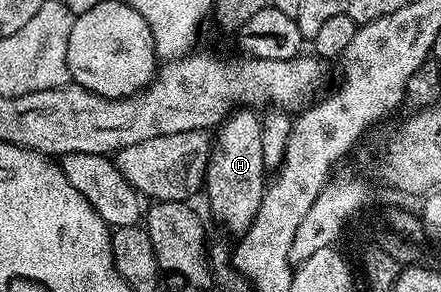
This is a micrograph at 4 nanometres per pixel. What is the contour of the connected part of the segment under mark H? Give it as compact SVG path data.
M235 109L230 117L217 127L216 149L213 151L210 165L206 168L204 195L206 194L207 200L210 201L210 210L234 233L234 236L241 236L246 233L256 216L256 212L260 212L260 200L268 185L268 171L264 168L264 147L260 144L261 131L262 119L253 109Z

